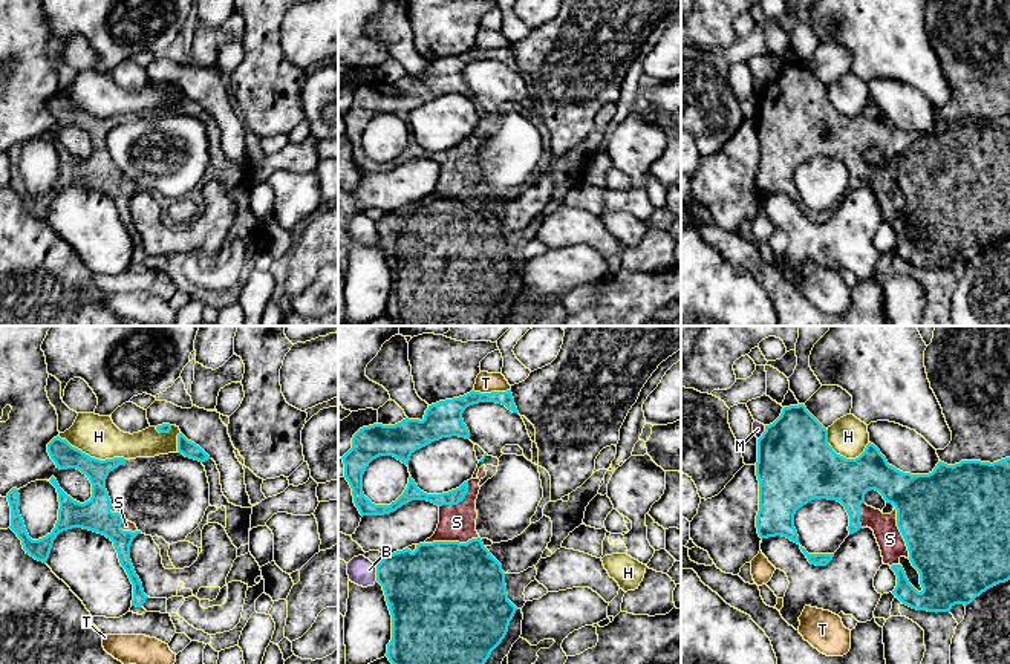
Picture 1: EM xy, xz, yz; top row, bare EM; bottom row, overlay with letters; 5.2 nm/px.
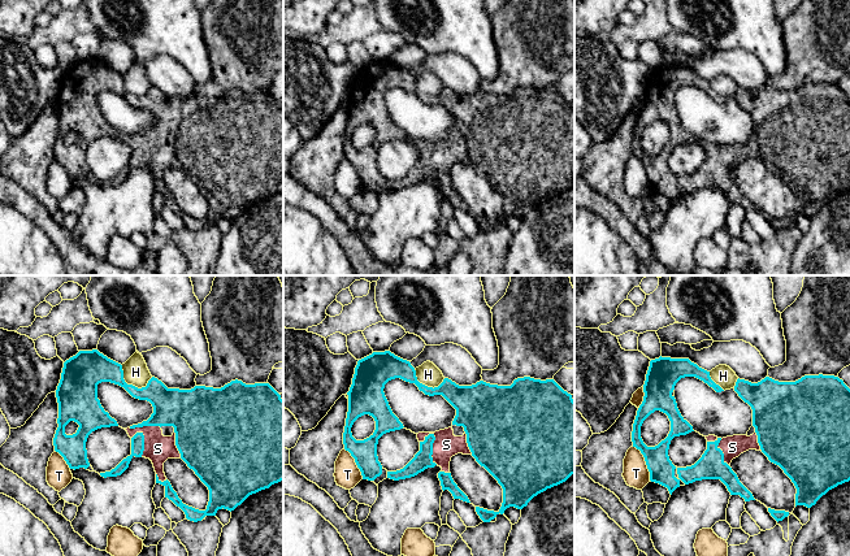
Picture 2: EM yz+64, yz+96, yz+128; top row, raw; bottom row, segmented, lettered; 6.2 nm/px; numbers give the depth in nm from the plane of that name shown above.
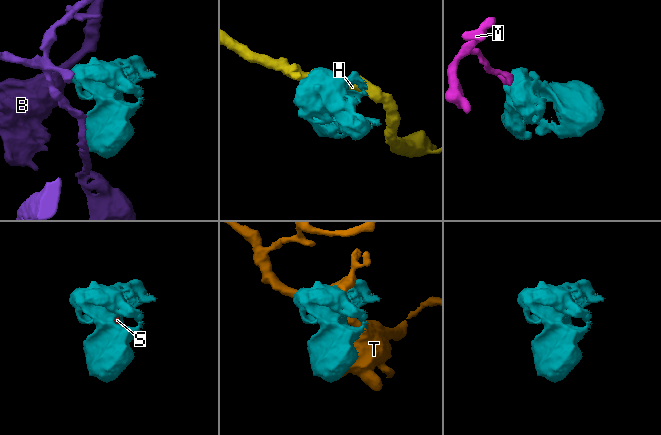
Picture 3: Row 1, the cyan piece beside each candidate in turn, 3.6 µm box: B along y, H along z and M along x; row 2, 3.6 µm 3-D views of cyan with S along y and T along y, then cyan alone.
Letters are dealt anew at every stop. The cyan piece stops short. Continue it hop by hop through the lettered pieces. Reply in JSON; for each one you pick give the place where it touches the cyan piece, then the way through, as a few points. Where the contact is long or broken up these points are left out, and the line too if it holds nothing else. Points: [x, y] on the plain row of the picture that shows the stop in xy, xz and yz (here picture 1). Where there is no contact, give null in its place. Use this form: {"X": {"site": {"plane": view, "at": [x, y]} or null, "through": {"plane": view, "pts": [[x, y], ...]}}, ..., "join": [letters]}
{"S": {"site": {"plane": "xz", "at": [450, 199]}}, "join": ["S"]}

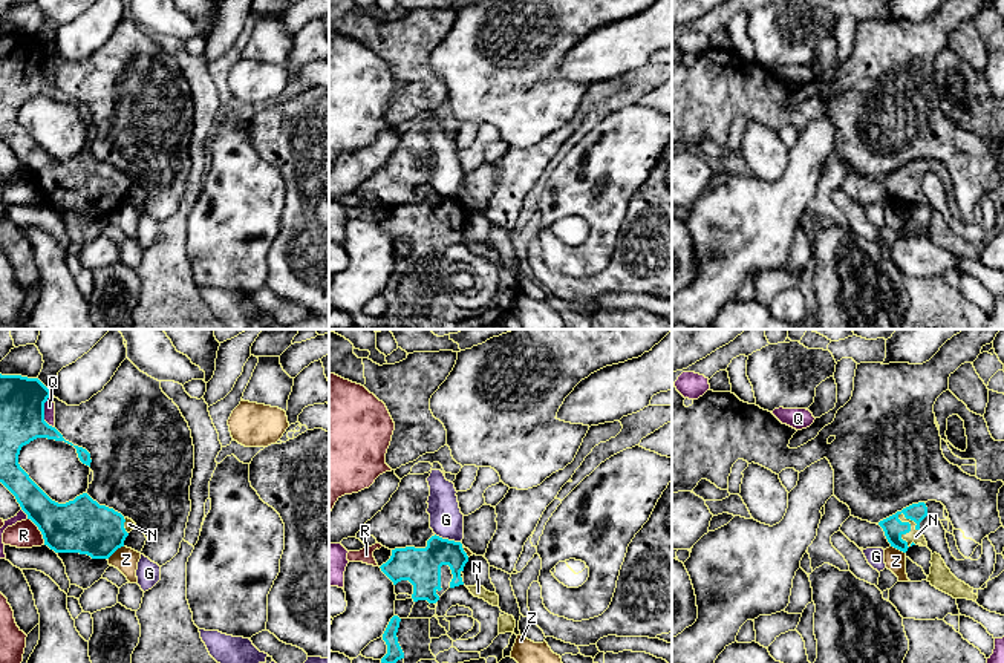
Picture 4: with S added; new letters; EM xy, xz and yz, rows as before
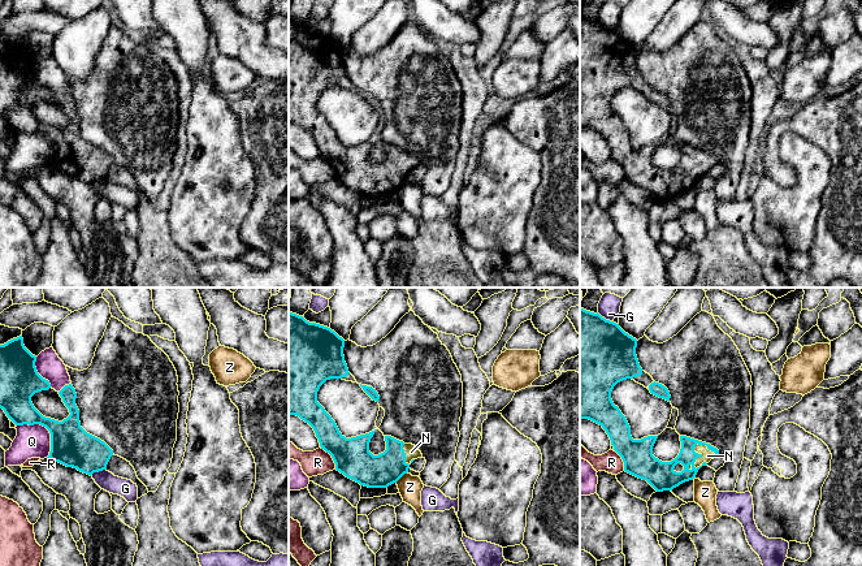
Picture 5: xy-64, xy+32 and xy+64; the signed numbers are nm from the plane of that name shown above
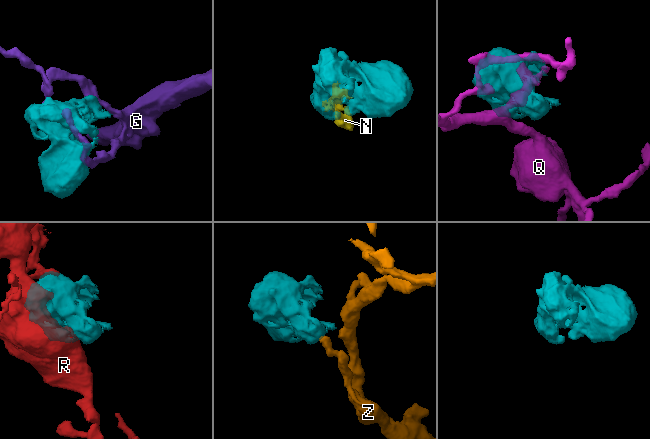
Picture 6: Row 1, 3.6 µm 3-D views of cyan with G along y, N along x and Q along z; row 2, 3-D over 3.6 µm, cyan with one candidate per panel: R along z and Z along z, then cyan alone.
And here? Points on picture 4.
{"N": {"site": {"plane": "yz", "at": [909, 187]}, "through": {"plane": "yz", "pts": [[893, 184], [909, 187], [915, 193]]}}, "join": ["N"]}

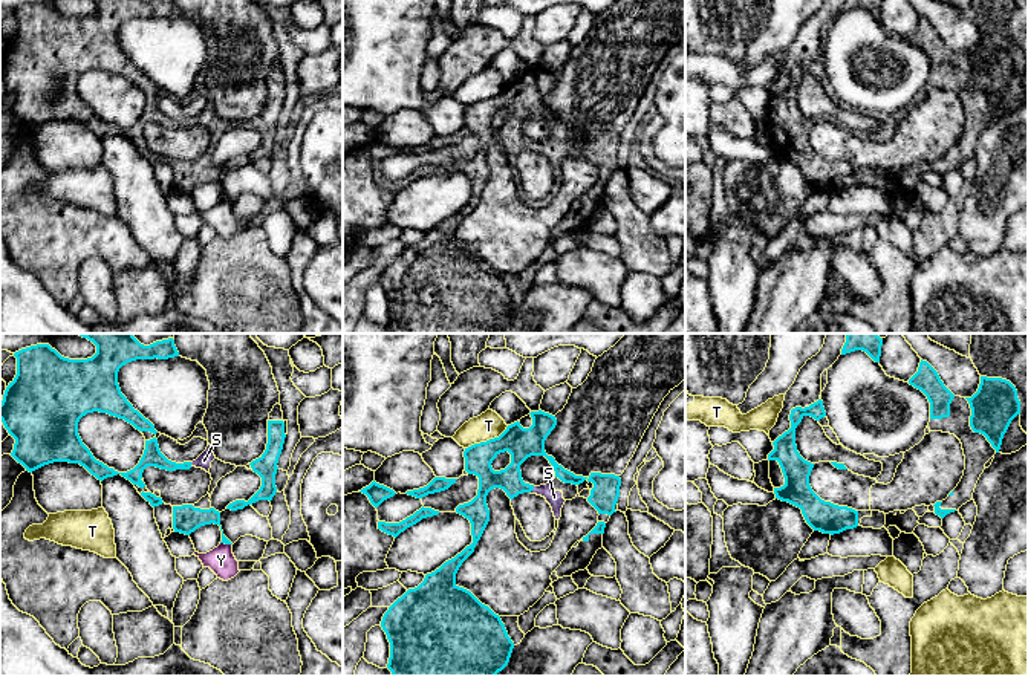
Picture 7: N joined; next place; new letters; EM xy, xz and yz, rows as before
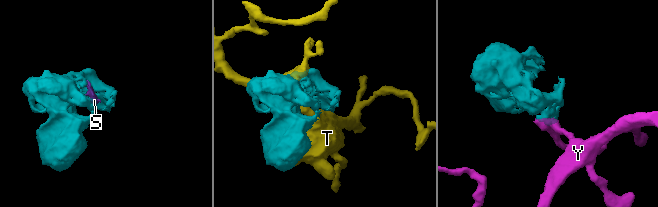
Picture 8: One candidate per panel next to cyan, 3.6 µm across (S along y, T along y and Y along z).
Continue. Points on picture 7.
{"S": {"site": {"plane": "xz", "at": [531, 147]}, "through": {"plane": "xz", "pts": [[520, 101], [516, 136], [531, 147], [545, 147], [554, 155]]}}, "join": ["S"]}

